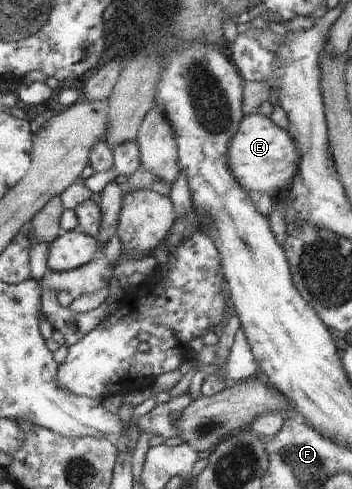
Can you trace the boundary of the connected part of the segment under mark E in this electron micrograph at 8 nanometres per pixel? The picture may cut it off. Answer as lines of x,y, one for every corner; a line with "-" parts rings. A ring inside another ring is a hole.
262,114
245,115
241,119
236,135
228,144
227,166
231,169
238,185
241,185
246,192
253,189
268,194
274,190
285,190
297,172
299,153
291,135

